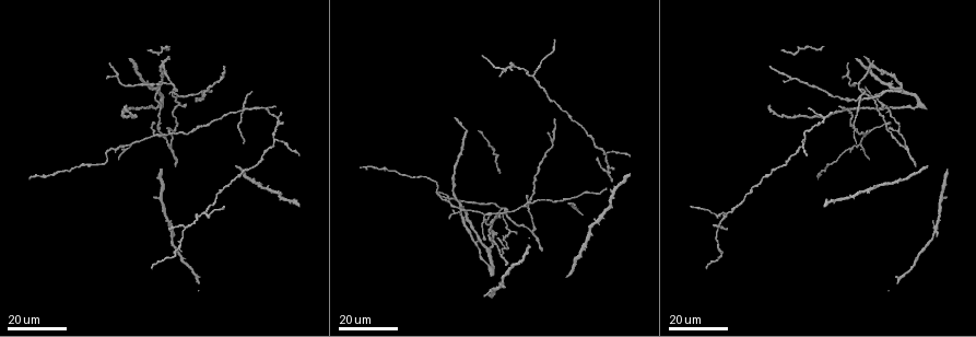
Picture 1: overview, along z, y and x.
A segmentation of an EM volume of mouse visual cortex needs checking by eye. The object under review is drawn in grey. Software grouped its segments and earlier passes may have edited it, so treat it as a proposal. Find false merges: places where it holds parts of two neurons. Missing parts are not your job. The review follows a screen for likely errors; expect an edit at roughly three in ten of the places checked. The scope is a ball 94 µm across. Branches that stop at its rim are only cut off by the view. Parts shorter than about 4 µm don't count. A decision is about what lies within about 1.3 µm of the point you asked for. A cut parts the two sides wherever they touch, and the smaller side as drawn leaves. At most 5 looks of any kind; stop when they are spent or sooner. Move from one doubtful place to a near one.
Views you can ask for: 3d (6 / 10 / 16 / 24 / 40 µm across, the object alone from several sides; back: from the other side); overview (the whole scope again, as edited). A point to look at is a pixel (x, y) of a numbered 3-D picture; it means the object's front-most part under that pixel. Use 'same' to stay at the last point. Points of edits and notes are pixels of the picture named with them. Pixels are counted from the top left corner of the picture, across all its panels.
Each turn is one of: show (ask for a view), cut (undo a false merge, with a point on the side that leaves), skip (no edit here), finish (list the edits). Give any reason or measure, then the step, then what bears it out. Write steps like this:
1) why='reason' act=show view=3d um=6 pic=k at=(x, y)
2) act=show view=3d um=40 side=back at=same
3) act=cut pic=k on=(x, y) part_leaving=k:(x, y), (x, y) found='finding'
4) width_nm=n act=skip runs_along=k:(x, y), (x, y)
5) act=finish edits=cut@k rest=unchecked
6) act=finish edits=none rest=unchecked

why='three-way junction' act=show view=3d um=16 pic=1 at=(184, 228)

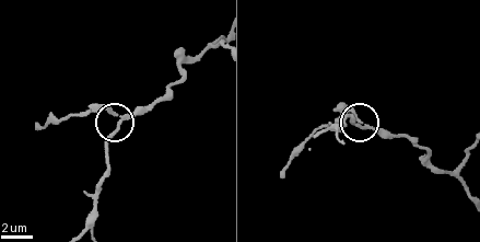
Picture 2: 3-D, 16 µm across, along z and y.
why='closer look' act=show view=3d um=10 pic=2 at=(367, 125)

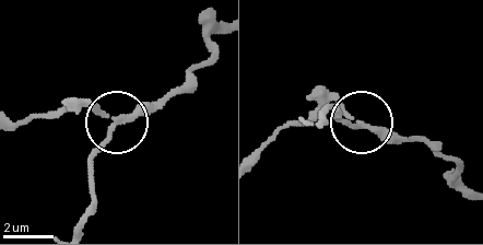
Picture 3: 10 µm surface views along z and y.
arms=3 act=skip runs_along=3:(461, 188), (448, 159), (349, 117), (319, 90) found='continuous, no second neuron'

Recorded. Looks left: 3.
why='three arms meet' act=show view=3d um=16 pic=1 at=(727, 215)

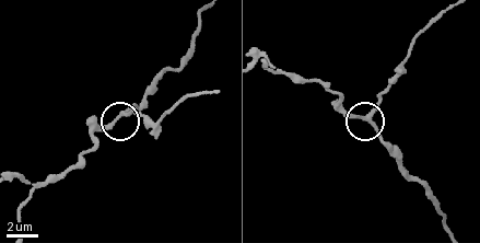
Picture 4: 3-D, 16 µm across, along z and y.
why='zoom in' act=show view=3d um=6 pic=4 at=(366, 119)

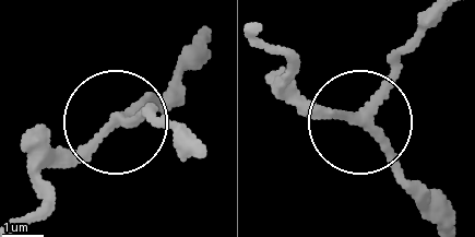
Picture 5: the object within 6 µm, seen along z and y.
act=skip found='all the same neuron'

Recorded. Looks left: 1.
act=finish edits=none rest=unchecked

